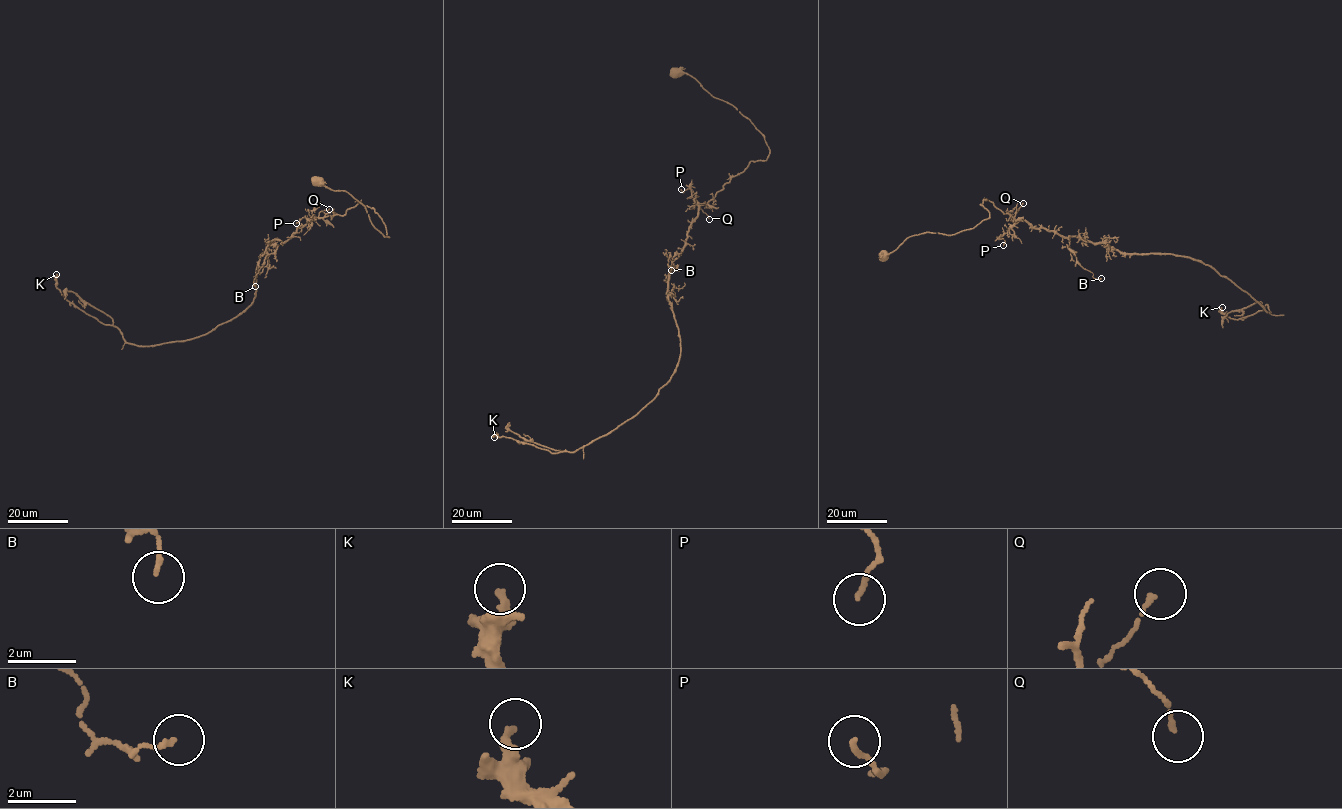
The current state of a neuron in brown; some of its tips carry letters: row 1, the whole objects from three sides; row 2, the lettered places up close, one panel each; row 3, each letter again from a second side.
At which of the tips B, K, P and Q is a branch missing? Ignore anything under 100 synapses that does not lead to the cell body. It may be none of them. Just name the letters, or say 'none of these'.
none of these

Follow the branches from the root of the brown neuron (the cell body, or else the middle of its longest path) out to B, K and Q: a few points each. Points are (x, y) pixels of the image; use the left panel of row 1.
B: (316, 181), (350, 194), (388, 237), (374, 209), (359, 203), (314, 218), (285, 242), (271, 241), (255, 286)
K: (316, 181), (388, 237), (359, 203), (314, 218), (205, 334), (128, 343), (56, 274)
Q: (316, 181), (350, 194), (389, 236), (374, 209), (359, 203), (345, 214), (319, 217), (329, 209)

